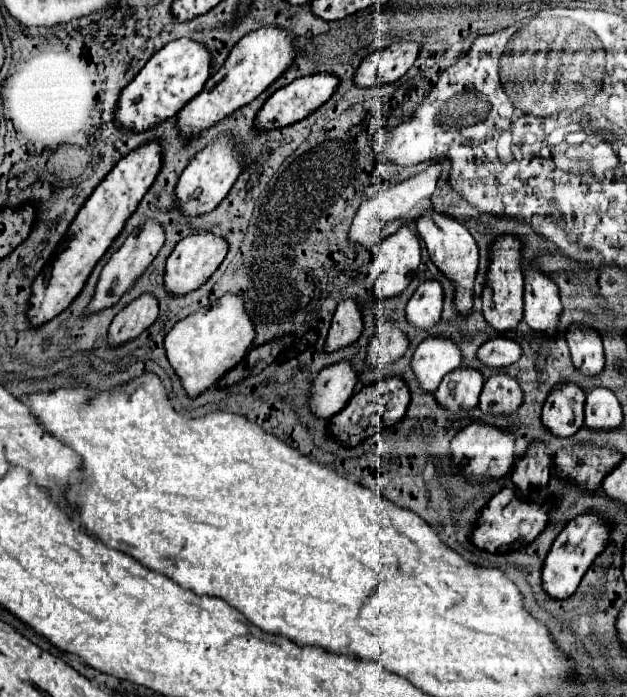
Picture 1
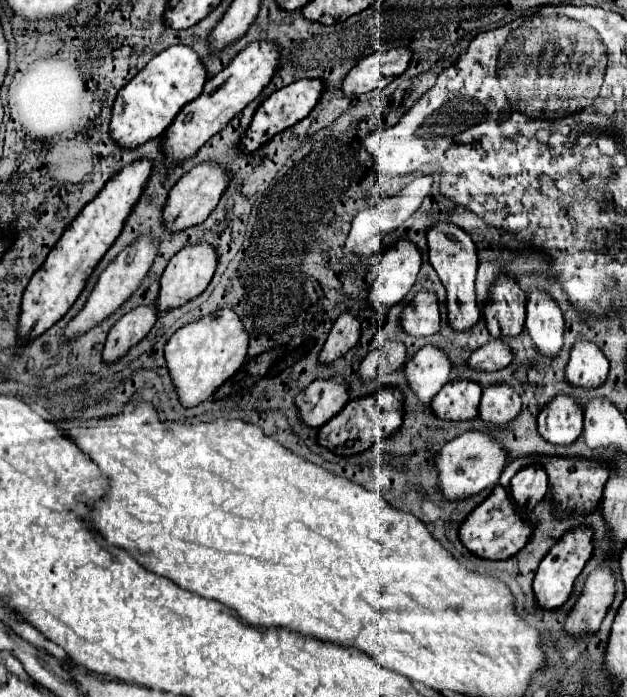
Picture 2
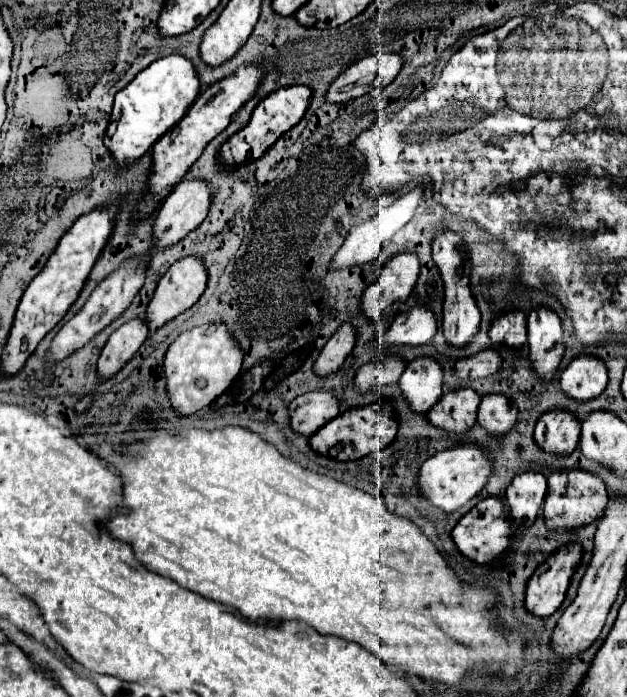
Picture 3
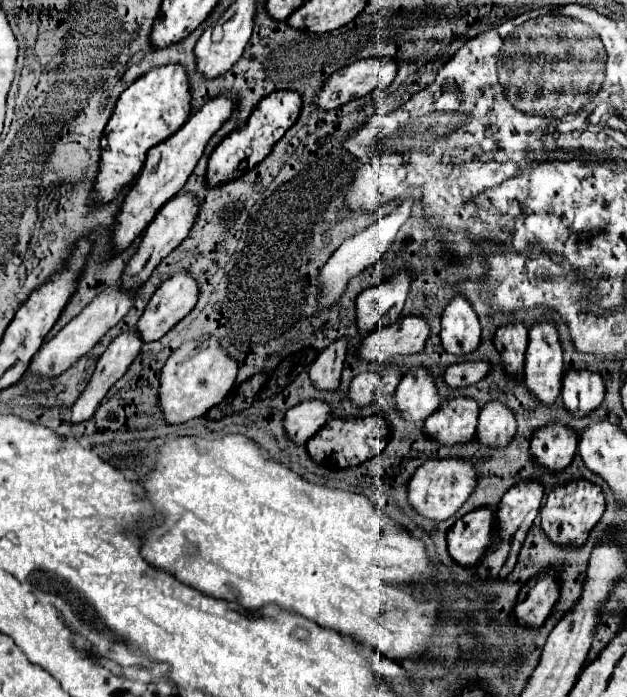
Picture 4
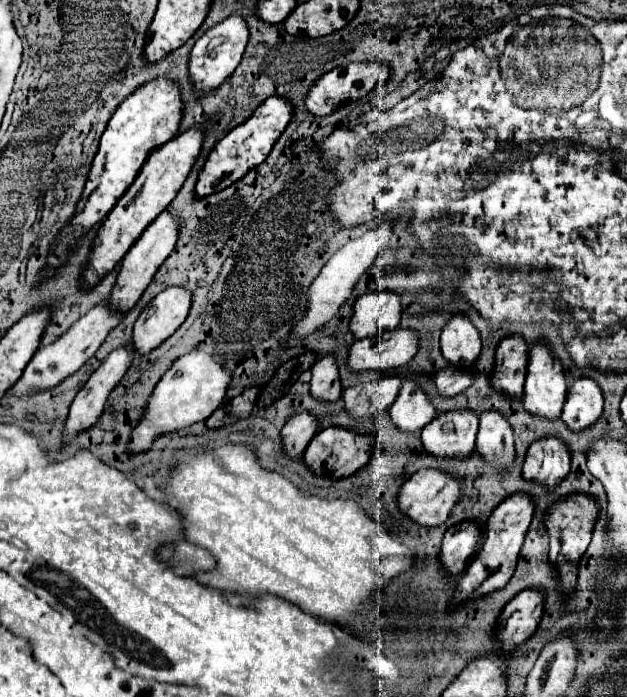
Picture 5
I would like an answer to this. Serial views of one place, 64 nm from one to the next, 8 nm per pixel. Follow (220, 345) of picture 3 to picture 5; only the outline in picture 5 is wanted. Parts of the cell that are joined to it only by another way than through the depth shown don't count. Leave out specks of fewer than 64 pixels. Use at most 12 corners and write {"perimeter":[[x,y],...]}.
{"perimeter":[[186,352],[156,384],[130,450],[206,420],[232,372]]}

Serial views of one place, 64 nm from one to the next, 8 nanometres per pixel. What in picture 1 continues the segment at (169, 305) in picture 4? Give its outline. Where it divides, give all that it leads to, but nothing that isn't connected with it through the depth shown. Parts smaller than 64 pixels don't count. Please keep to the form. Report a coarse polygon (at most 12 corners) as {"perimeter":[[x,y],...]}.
{"perimeter":[[210,230],[182,238],[166,260],[166,290],[196,290],[228,242]]}

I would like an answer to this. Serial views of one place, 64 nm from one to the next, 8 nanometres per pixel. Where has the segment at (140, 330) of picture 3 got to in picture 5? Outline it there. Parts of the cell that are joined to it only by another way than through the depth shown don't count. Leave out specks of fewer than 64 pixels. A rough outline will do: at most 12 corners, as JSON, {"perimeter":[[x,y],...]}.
{"perimeter":[[134,346],[104,358],[74,398],[64,442],[96,424],[130,368]]}

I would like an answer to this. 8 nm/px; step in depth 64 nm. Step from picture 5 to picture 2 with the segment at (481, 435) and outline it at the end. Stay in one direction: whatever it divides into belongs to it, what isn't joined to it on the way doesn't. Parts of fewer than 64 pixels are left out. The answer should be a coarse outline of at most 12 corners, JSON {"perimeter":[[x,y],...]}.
{"perimeter":[[510,384],[484,388],[478,414],[484,422],[506,424],[522,410]]}

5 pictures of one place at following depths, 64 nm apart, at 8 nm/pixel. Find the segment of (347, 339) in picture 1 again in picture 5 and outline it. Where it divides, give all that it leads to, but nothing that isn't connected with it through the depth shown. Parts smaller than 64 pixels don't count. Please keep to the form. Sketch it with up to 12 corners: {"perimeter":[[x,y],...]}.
{"perimeter":[[332,352],[312,366],[310,392],[320,400],[338,400],[338,362]]}

